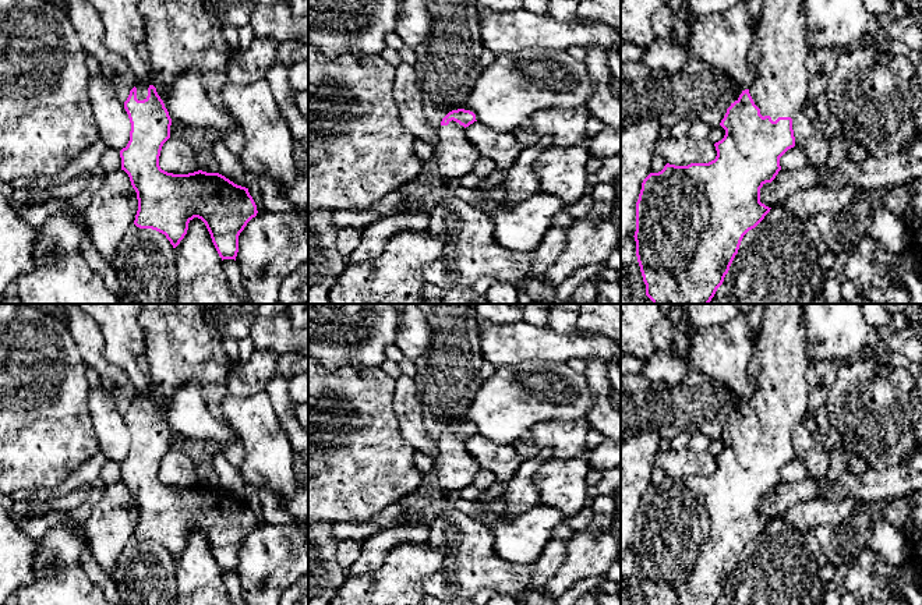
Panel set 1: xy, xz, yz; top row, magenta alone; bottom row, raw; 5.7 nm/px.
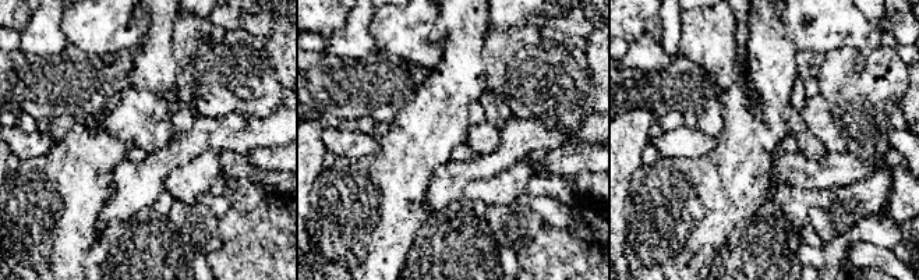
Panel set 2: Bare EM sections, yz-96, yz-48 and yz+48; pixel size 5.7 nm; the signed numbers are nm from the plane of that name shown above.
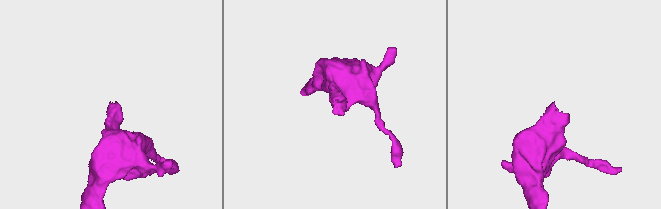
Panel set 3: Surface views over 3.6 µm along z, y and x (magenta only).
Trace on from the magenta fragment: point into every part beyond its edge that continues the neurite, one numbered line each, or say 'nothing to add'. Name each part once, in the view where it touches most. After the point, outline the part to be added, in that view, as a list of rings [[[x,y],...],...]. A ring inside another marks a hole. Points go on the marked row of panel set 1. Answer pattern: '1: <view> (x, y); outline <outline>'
1: yz (781, 87); outline [[[763,0],[757,18],[756,79],[748,88],[760,114],[794,117],[809,95],[803,0]]]

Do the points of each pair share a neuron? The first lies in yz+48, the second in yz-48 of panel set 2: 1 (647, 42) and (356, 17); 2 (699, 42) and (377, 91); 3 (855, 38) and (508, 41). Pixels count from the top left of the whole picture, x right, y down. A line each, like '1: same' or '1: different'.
1: same
2: different
3: different

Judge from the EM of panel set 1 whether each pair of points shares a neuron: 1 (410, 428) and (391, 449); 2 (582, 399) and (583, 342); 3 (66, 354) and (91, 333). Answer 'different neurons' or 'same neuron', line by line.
1: different neurons
2: different neurons
3: different neurons

